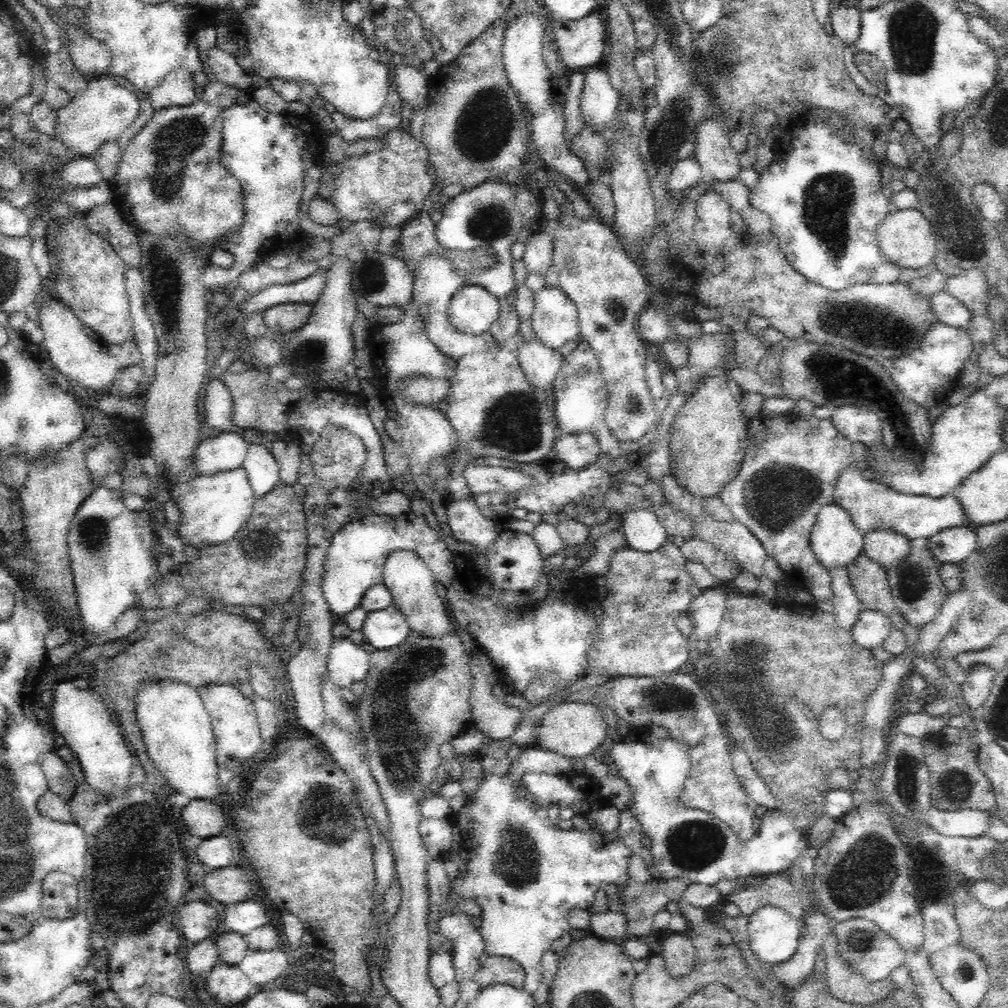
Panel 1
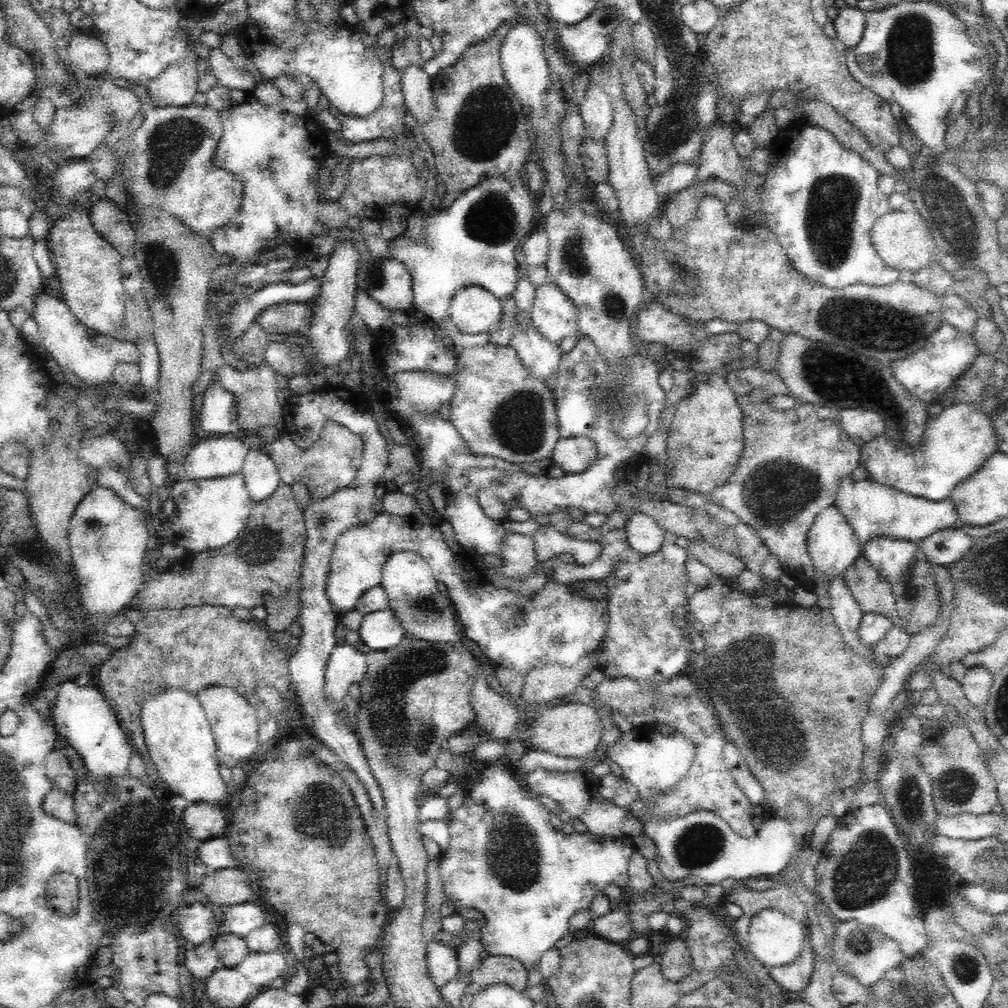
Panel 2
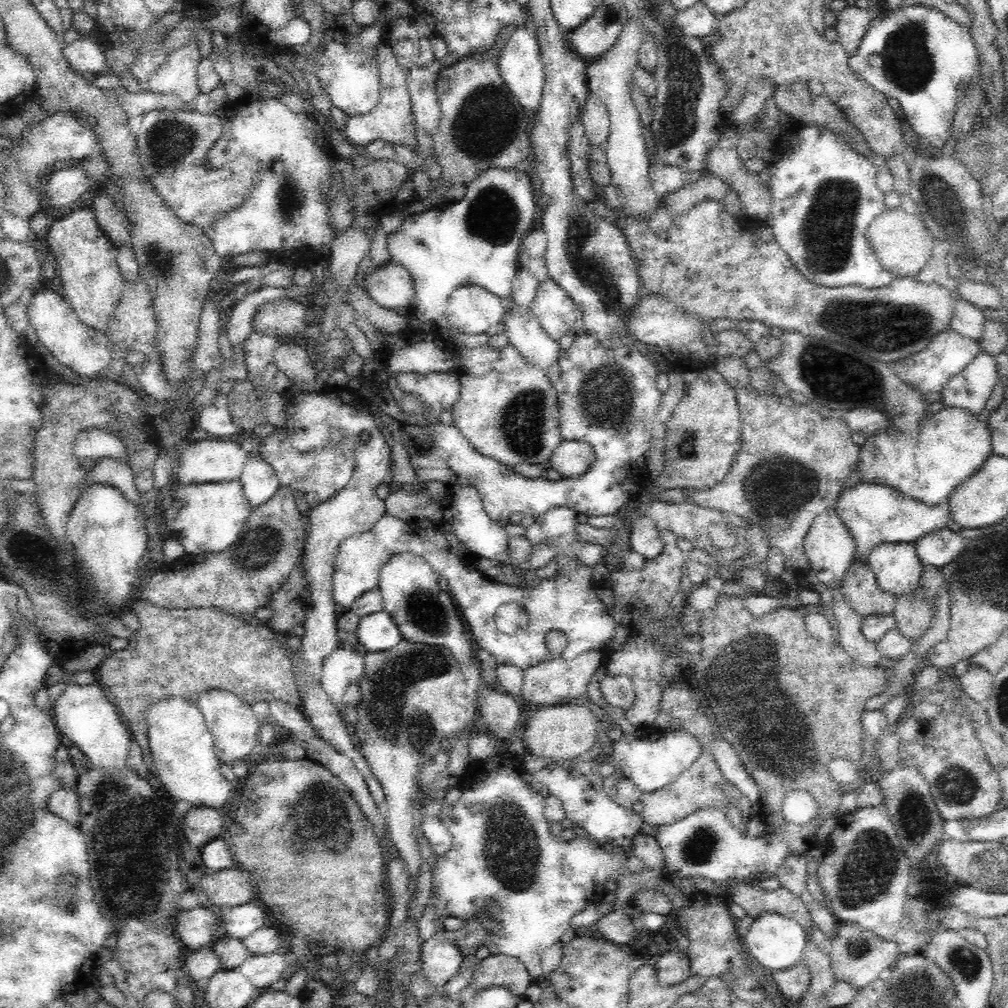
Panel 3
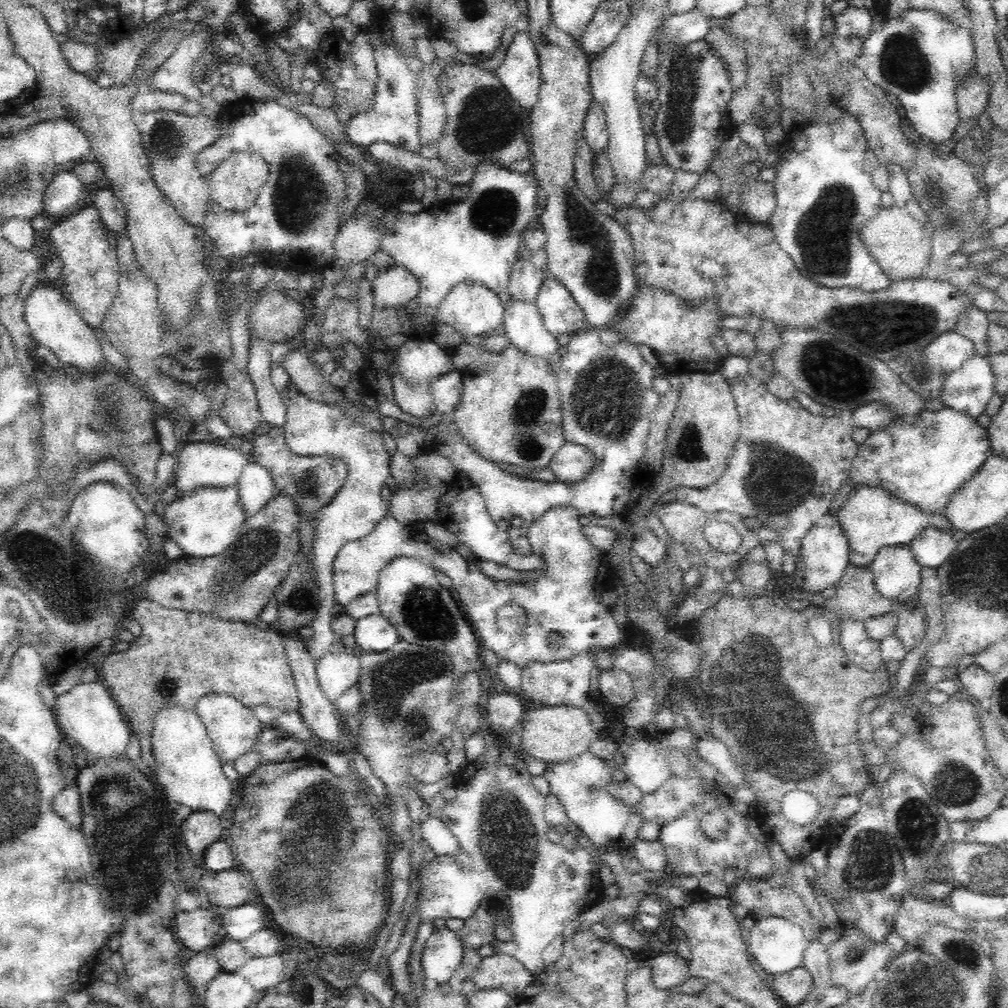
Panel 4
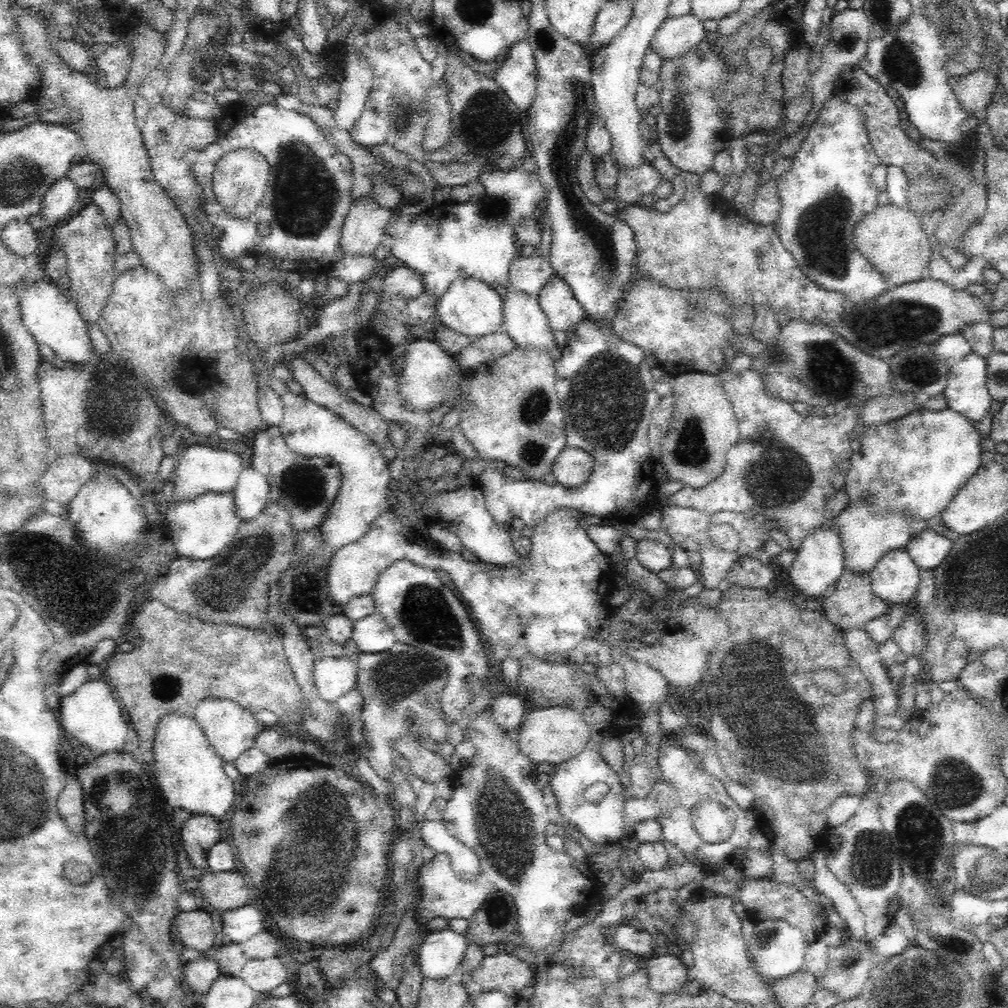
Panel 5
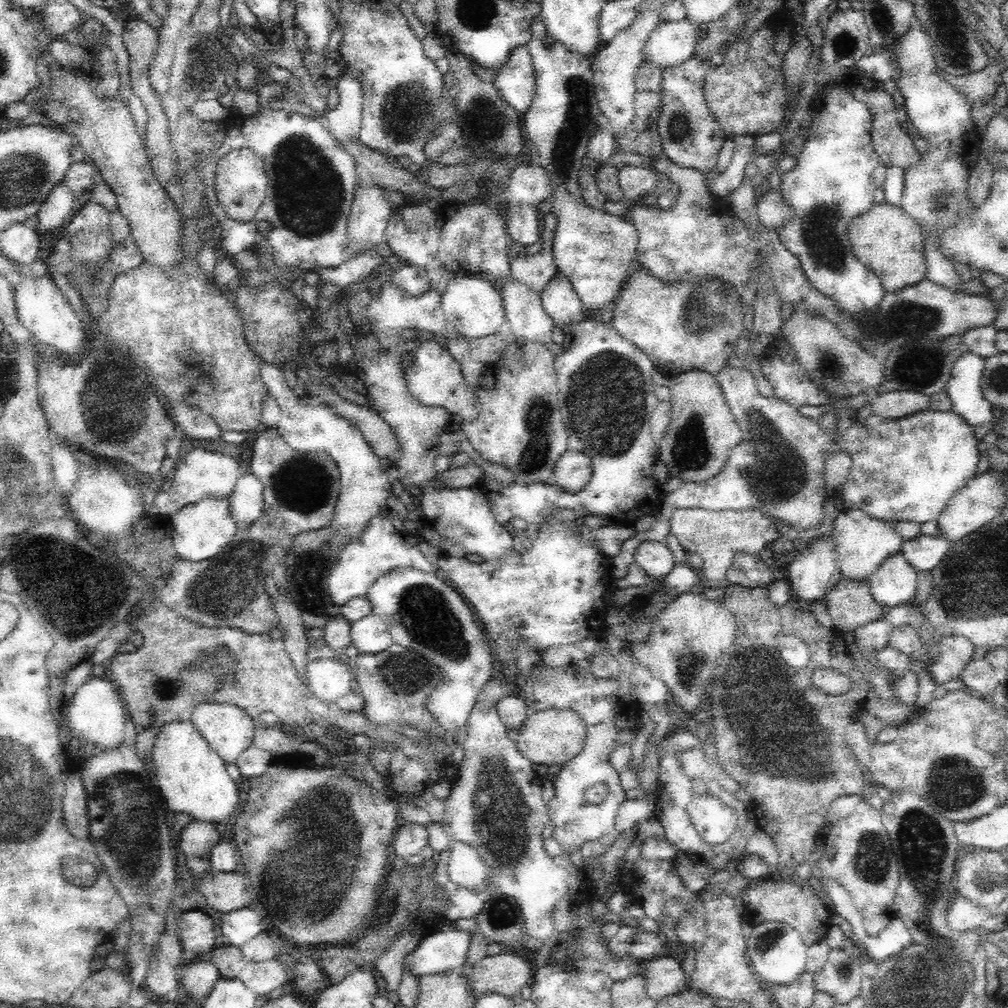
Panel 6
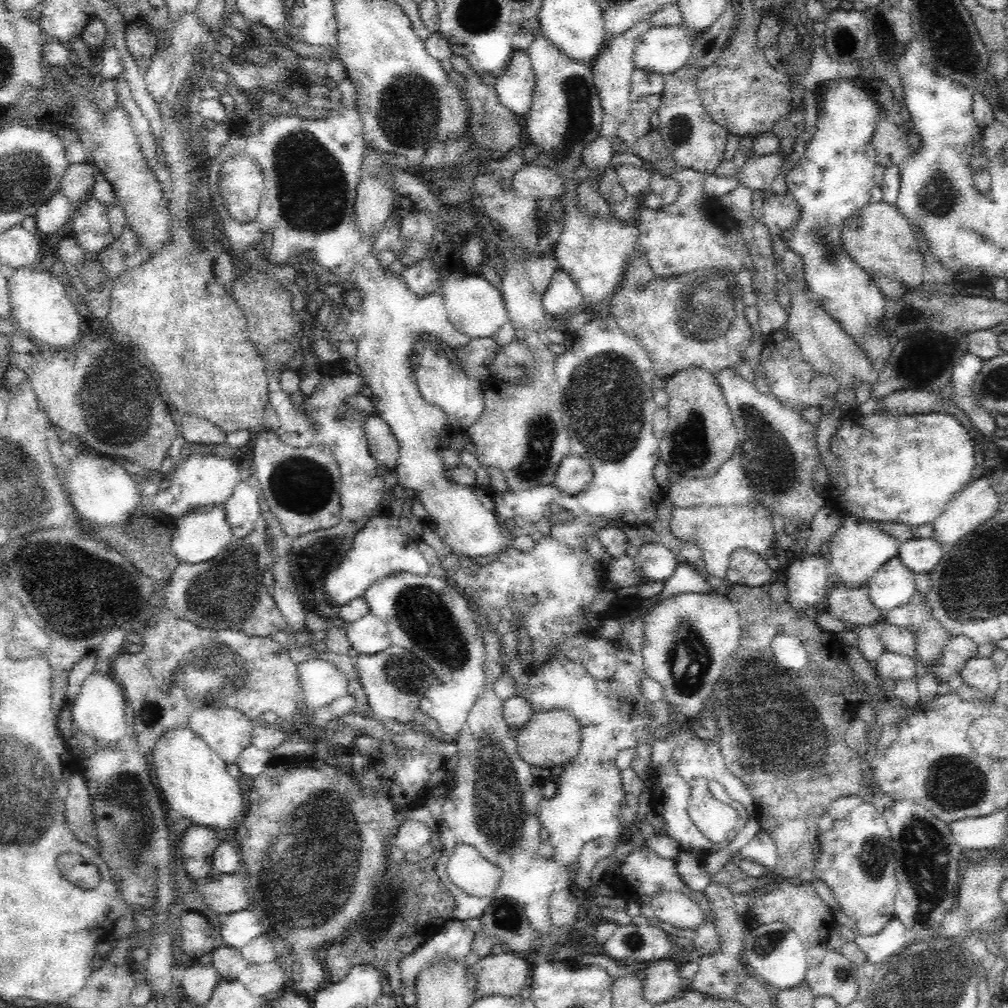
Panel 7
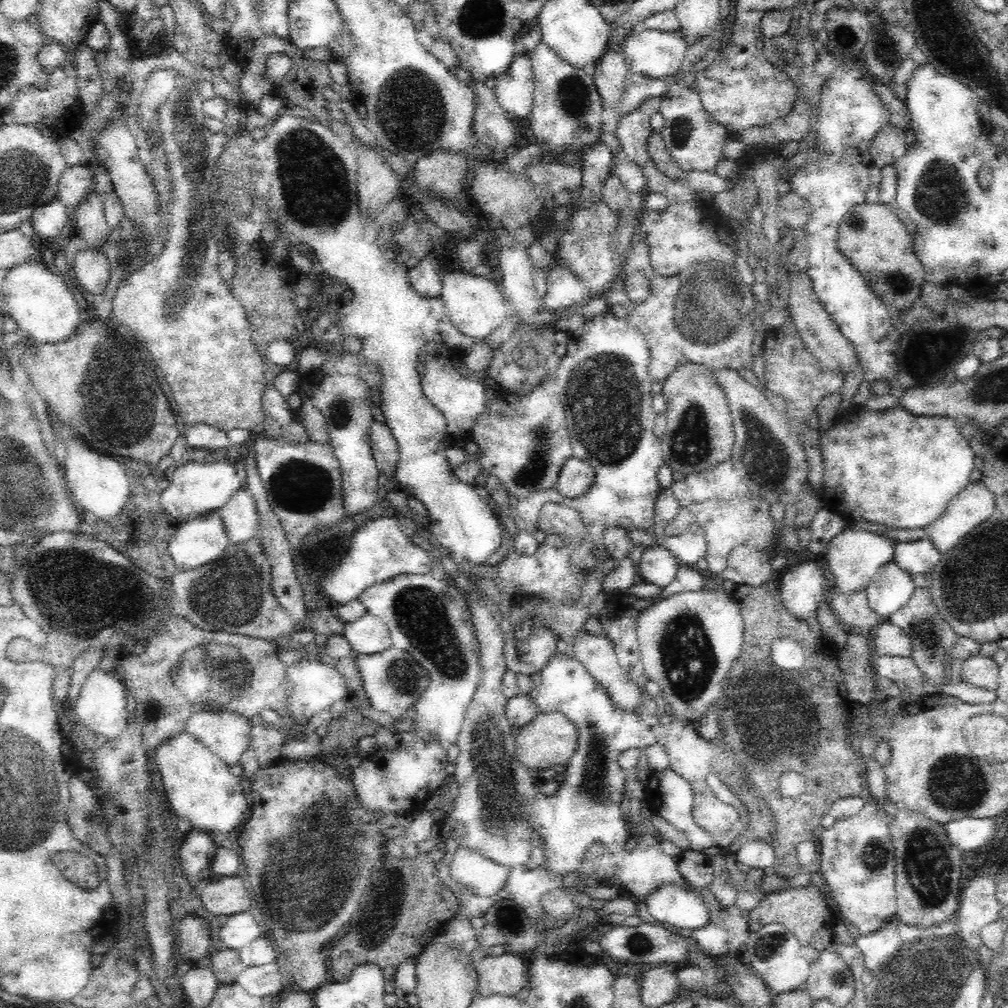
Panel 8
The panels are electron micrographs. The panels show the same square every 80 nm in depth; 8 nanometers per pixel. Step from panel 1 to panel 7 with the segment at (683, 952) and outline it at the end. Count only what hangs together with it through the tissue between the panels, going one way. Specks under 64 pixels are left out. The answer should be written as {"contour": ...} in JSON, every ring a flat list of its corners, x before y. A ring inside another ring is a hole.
{"contour":[[664,959,652,962,644,970,642,984,646,1001,657,1005,684,994,687,982,680,977,679,967,678,963]]}

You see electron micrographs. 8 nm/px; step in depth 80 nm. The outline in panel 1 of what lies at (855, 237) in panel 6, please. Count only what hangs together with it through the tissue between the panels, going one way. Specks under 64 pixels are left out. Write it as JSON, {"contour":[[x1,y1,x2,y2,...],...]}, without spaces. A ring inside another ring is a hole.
{"contour":[[920,209,893,210,888,213,878,226,877,238,882,256,901,269,923,269,933,263,938,255,934,230]]}

